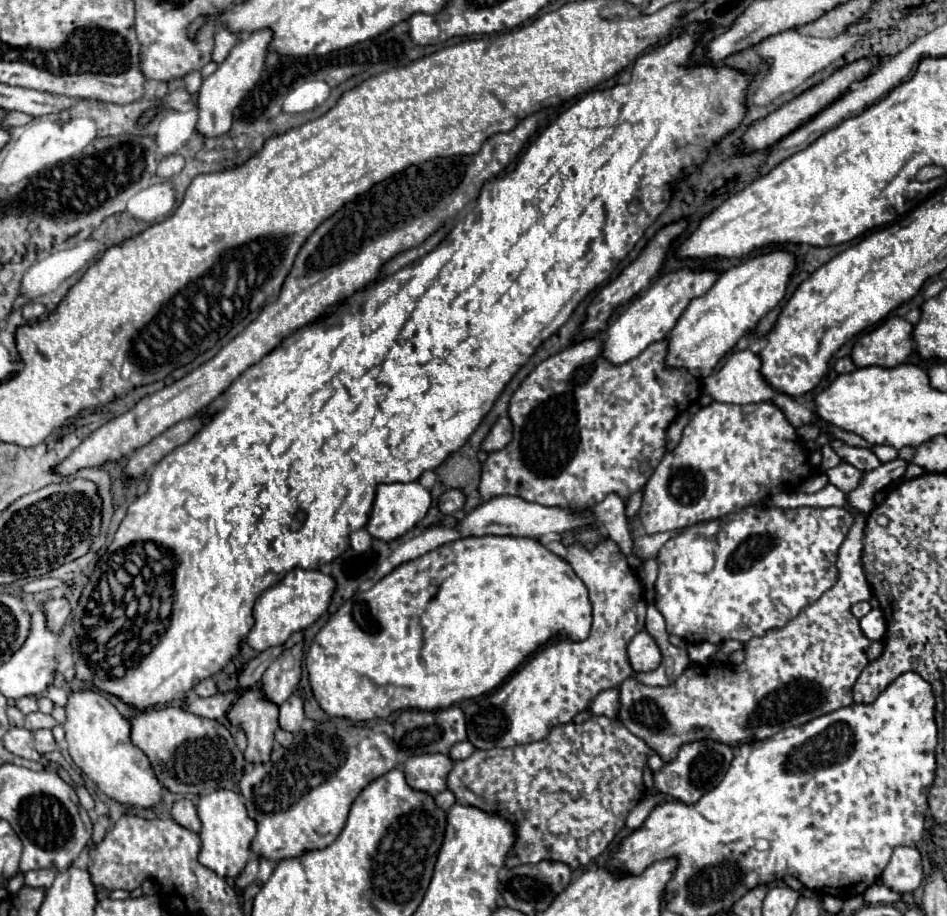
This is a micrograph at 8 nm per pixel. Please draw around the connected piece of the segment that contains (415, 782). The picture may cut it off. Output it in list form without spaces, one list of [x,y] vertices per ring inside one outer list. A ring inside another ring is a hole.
[[[418,755],[406,759],[402,765],[406,783],[428,795],[438,795],[446,789],[446,777],[452,769],[452,759],[448,755]]]

